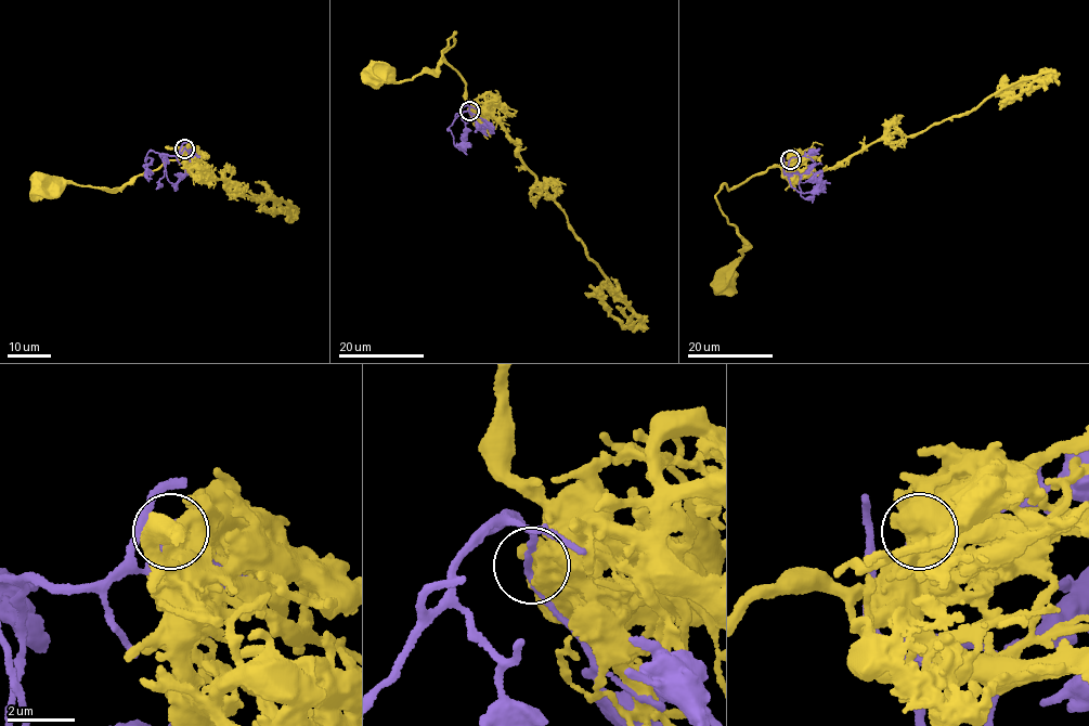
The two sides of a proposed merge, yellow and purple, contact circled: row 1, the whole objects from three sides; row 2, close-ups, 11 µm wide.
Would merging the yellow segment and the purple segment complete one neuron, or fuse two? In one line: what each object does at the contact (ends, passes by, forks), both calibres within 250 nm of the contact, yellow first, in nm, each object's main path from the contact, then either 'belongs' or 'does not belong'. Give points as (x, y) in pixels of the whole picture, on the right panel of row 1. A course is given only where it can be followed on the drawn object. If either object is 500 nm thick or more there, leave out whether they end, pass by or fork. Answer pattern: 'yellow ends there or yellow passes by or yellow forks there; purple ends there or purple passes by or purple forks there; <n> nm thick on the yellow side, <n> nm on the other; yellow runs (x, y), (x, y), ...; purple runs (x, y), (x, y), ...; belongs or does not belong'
550 nm thick on the yellow side, 160 nm on the other; yellow runs (789, 159), (729, 190), (725, 184), (716, 193), (743, 243), (740, 259), (726, 275); purple runs (790, 159), (785, 173), (796, 172), (804, 183), (819, 171), (820, 186), (826, 192); does not belong

